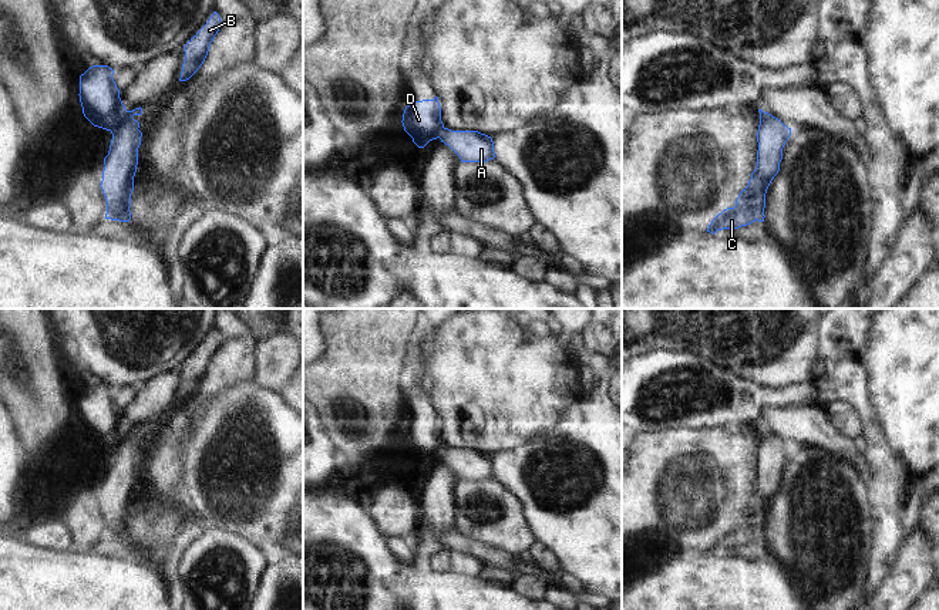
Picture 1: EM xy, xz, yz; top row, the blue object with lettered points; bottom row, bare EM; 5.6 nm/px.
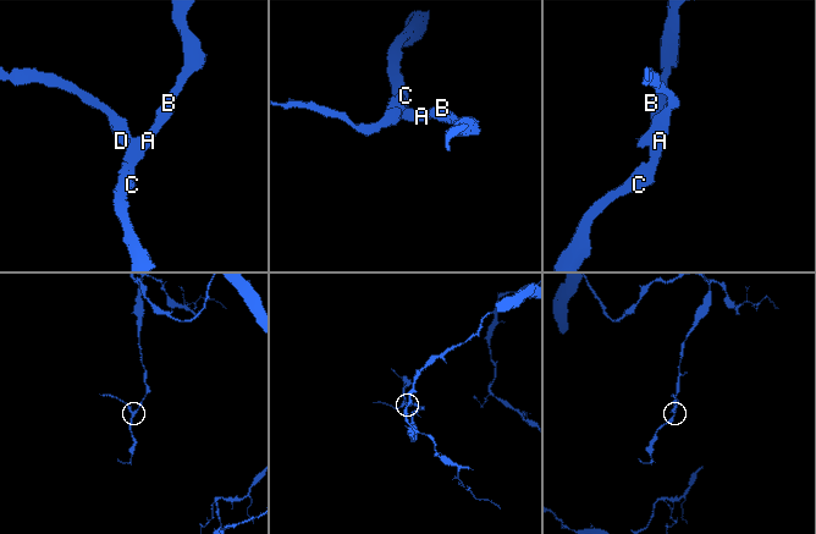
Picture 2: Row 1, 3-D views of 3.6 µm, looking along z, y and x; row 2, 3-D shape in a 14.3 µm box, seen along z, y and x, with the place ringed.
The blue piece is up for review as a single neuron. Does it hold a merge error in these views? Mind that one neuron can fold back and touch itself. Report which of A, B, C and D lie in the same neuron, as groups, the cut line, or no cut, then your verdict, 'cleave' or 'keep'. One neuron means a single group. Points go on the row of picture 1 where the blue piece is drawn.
A B C / D; cut in xy along (127, 111), (125, 118), (111, 132); cleave

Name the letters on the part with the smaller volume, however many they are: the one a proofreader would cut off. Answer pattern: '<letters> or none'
D

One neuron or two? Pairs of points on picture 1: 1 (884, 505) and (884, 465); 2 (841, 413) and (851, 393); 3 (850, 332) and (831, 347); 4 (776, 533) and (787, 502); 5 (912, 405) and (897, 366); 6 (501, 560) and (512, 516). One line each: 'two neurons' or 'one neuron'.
1: one neuron
2: two neurons
3: one neuron
4: one neuron
5: one neuron
6: two neurons

